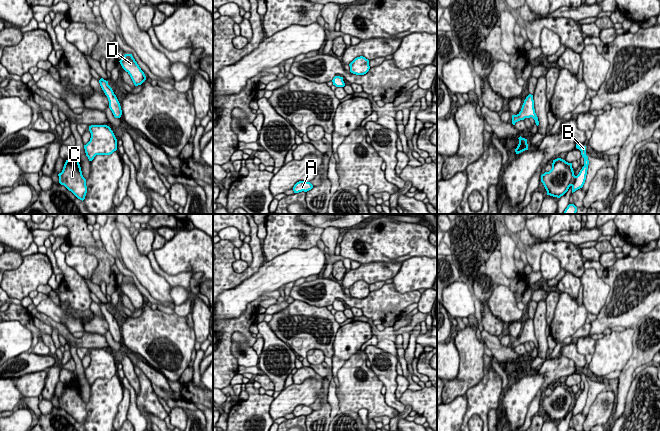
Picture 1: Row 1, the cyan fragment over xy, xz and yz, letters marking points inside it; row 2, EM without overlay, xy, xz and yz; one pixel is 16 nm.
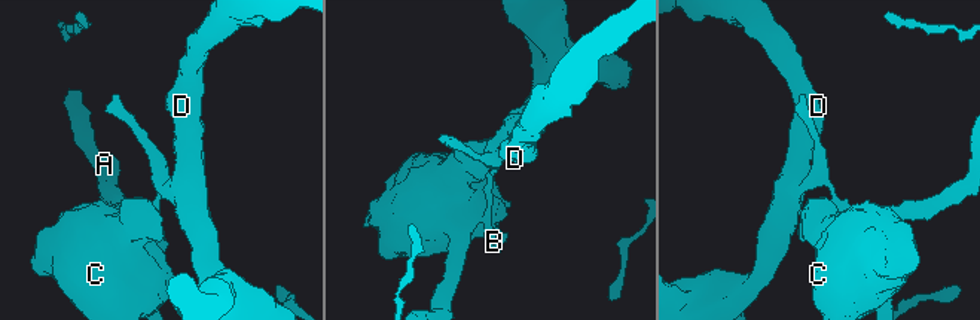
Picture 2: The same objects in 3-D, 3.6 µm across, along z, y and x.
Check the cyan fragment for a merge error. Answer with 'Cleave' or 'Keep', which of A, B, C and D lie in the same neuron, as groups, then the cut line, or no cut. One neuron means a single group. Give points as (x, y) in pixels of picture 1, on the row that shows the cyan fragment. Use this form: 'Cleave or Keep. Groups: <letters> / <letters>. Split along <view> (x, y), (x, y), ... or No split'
Cleave. Groups: A B C / D. Split along yz (533, 108), (528, 111), (528, 117)

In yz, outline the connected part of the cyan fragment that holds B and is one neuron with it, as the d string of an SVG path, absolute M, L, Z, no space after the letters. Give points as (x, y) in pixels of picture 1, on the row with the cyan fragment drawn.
M576 144L576 148L581 151L581 155L584 158L584 166L579 174L575 176L572 163L568 163L561 158L553 160L552 169L541 175L541 182L547 191L547 195L560 198L568 191L570 186L572 187L572 193L583 187L589 160L586 155L586 146Z

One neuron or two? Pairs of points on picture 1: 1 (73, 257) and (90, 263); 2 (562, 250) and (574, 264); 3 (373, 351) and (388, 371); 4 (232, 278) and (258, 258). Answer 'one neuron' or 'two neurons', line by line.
1: one neuron
2: one neuron
3: one neuron
4: one neuron

